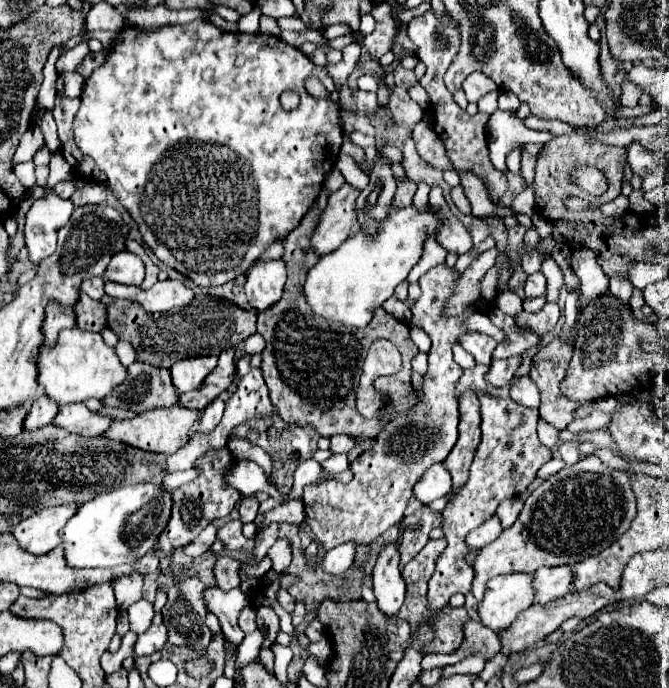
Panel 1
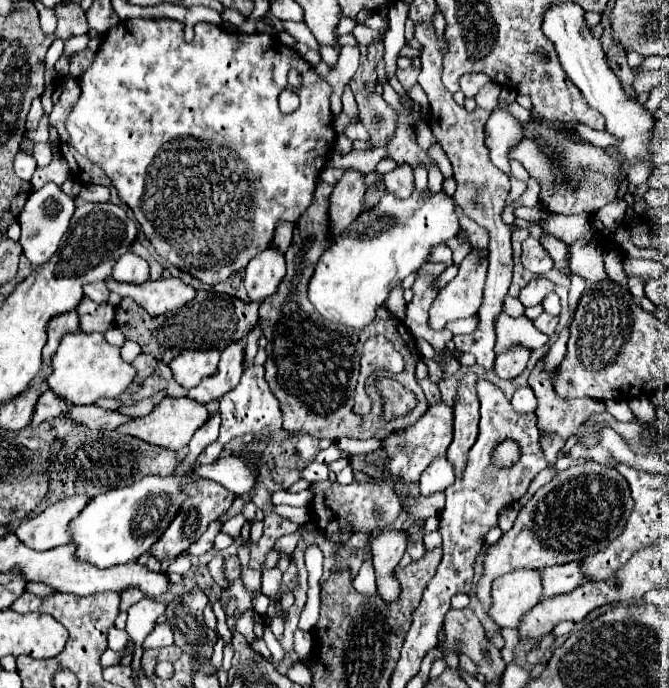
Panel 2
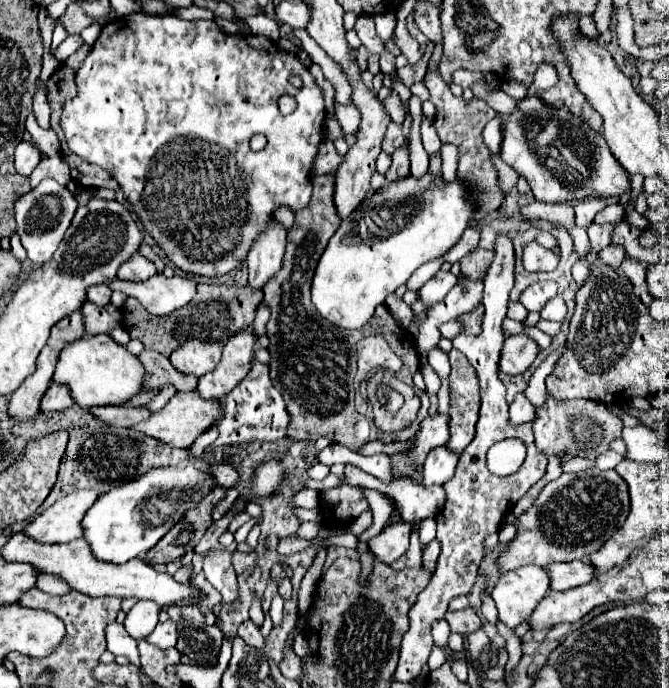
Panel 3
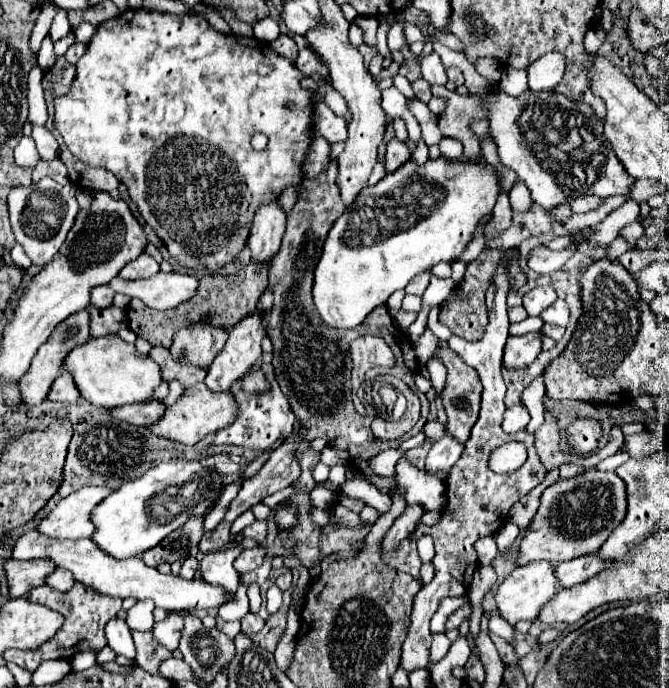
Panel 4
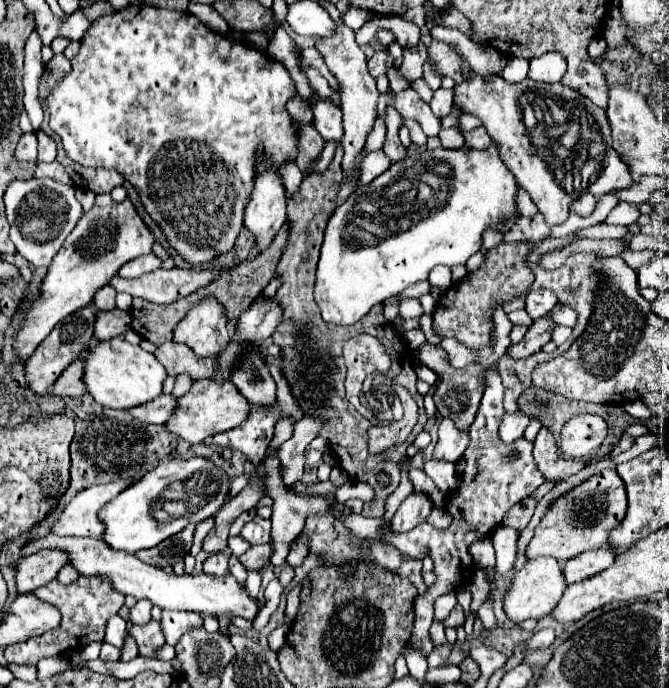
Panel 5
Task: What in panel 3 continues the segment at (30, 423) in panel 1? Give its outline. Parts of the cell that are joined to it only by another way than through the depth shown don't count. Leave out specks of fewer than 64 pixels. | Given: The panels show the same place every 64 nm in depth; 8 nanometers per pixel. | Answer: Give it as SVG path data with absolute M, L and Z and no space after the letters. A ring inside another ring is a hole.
M50 384L40 402L40 412L60 412L72 406L72 398L68 398L68 390L58 384Z

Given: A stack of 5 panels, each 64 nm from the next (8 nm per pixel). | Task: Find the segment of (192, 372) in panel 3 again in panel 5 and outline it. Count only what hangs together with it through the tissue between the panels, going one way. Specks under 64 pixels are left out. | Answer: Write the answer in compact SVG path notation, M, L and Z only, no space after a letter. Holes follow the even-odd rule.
M202 300L188 316L174 328L174 342L186 344L198 358L220 354L228 346L228 328L220 304L216 300Z

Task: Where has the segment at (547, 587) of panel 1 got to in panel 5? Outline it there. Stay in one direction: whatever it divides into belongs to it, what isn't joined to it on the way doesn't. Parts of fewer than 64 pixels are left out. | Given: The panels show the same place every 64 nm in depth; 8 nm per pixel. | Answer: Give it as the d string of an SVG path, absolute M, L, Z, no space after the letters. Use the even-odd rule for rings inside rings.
M602 546L592 552L584 552L564 564L564 580L566 584L574 584L586 580L602 570L606 570L614 562L616 552L610 546Z

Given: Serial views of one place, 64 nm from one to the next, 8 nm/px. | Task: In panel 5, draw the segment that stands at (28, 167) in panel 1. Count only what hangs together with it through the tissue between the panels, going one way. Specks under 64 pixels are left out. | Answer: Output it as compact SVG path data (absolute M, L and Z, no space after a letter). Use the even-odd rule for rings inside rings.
M34 132L32 134L24 134L20 138L20 142L18 142L18 146L16 146L16 152L14 152L16 160L20 160L20 162L38 162L36 146L38 146L38 142L36 142Z

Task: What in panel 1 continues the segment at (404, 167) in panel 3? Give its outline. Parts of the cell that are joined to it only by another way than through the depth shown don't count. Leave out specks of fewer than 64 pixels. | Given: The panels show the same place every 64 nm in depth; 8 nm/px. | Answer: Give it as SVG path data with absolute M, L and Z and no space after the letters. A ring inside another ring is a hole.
M396 180L398 182L398 190L394 196L394 206L396 208L404 208L412 204L412 198L416 194L416 184L410 180Z

